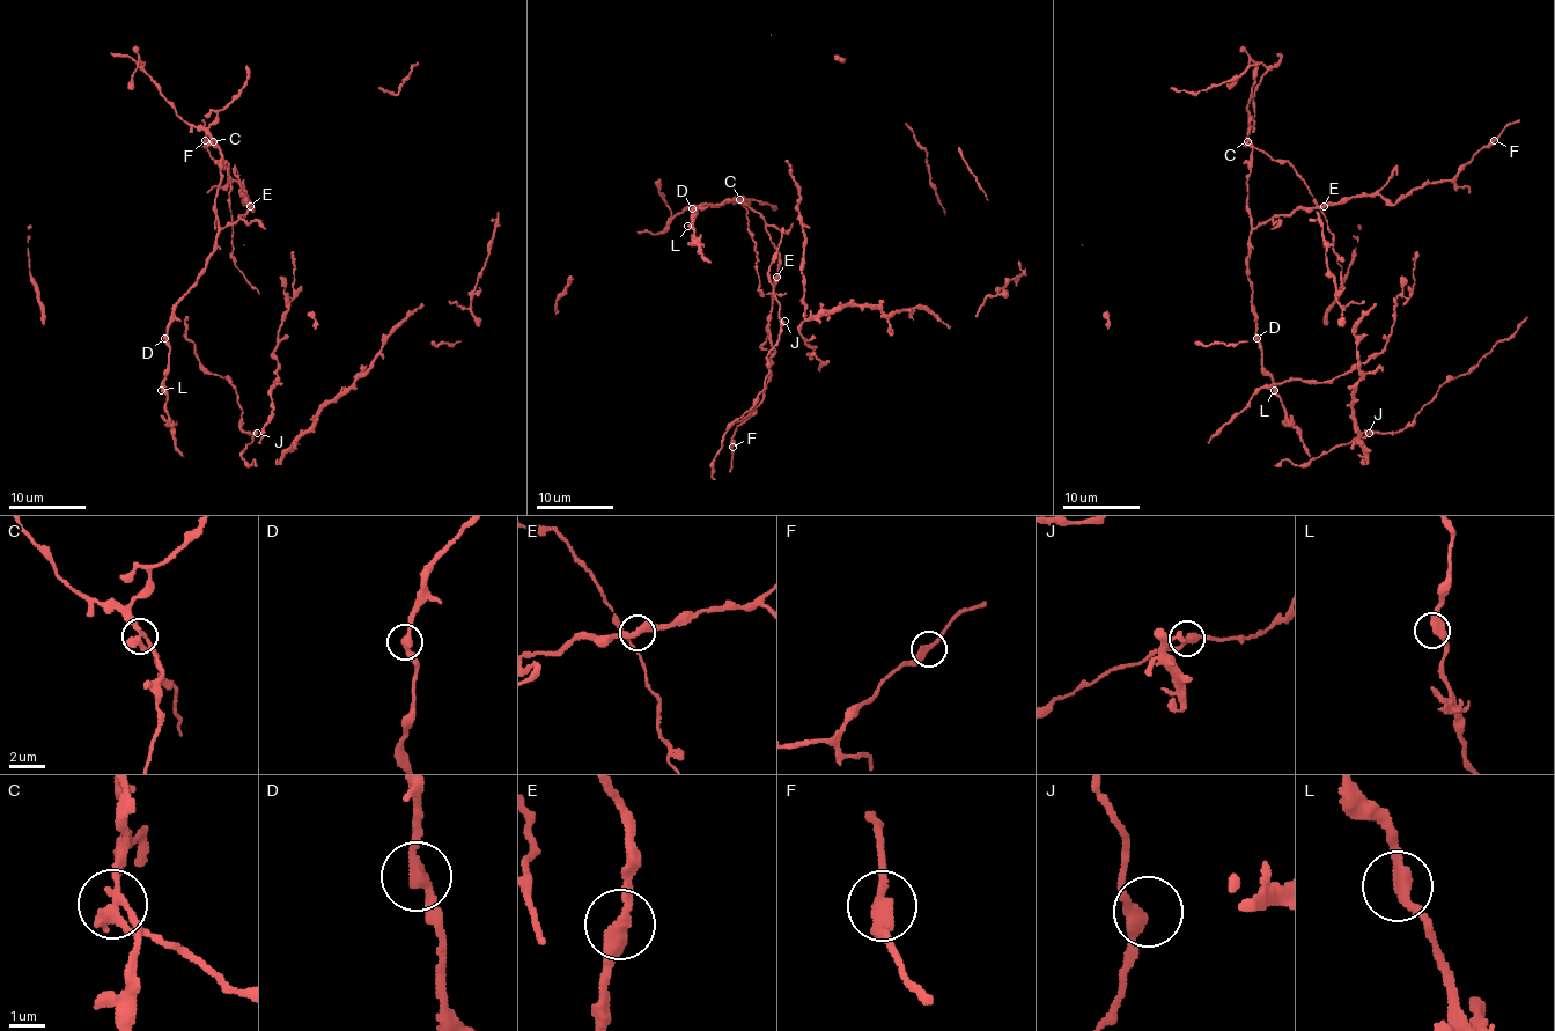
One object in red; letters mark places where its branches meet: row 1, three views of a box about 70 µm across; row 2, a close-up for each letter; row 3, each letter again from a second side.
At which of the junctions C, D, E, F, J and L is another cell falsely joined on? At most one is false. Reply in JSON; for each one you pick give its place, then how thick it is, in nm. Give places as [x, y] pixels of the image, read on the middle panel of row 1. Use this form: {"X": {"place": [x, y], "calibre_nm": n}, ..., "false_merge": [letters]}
{"C": {"place": [739, 199], "calibre_nm": 360}, "false_merge": ["C"]}

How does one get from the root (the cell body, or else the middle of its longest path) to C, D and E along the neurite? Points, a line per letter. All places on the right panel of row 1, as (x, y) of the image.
C: (1281, 402), (1272, 375), (1262, 365), (1262, 345), (1252, 313), (1246, 185), (1252, 146), (1246, 140)
D: (1281, 402), (1272, 375), (1262, 365), (1262, 345), (1257, 338)
E: (1281, 402), (1272, 375), (1262, 365), (1248, 278), (1248, 235), (1269, 218), (1324, 206)

